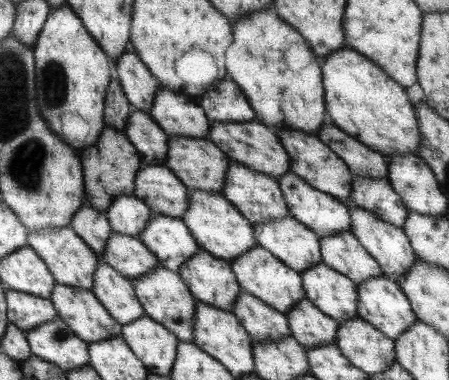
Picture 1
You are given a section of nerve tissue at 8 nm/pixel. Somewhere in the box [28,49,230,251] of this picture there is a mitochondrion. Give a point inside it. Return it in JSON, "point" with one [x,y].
{"point":[53,75]}

